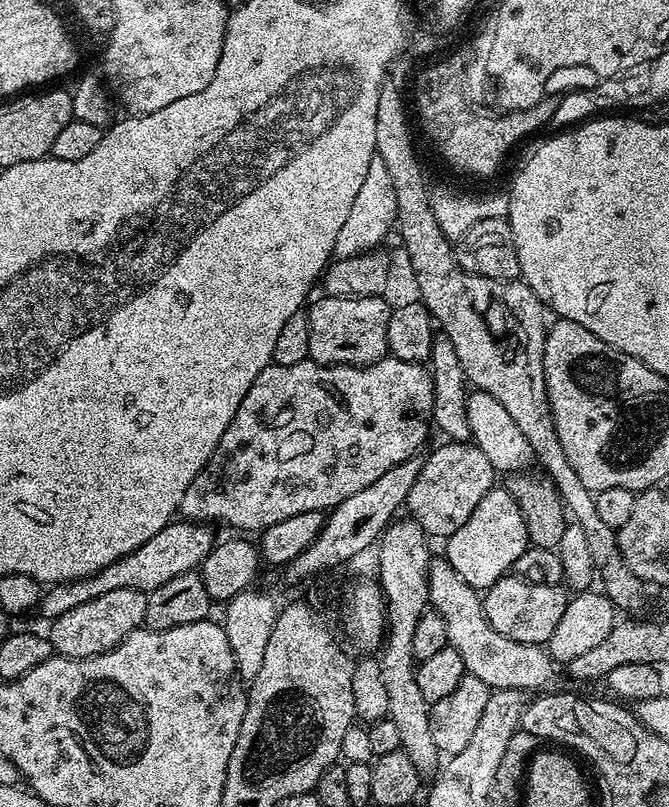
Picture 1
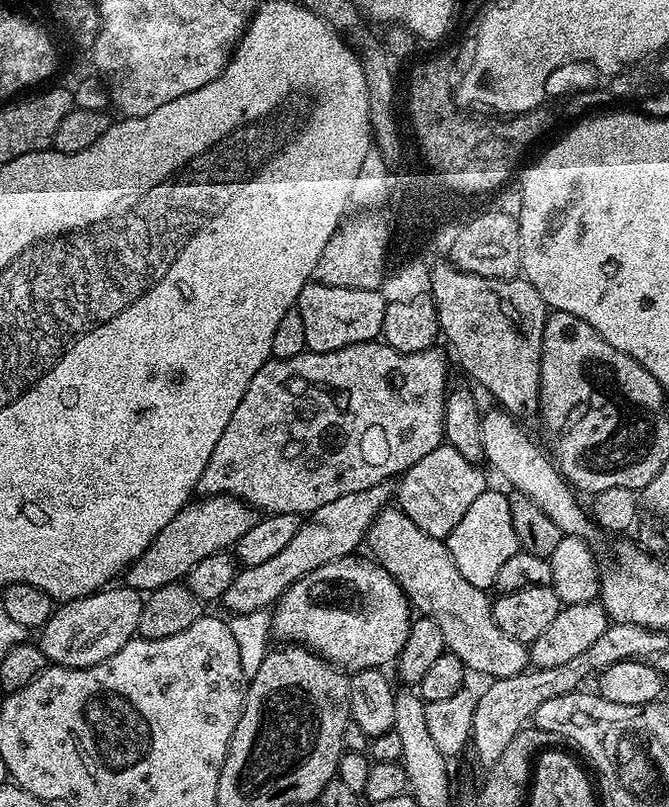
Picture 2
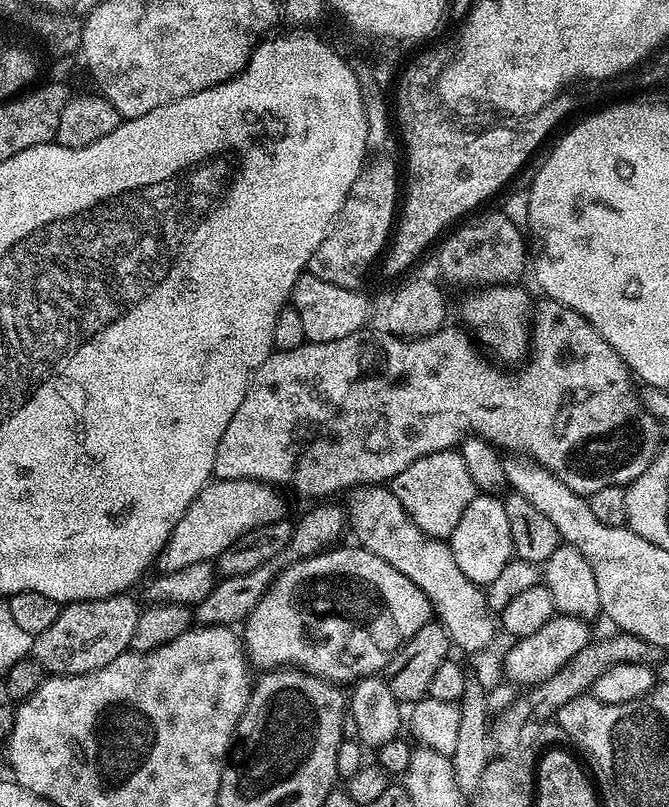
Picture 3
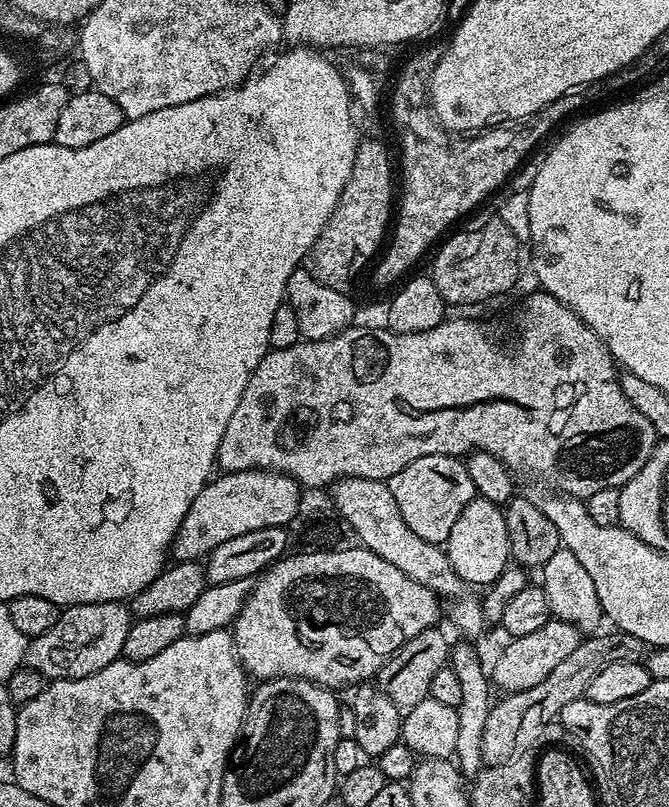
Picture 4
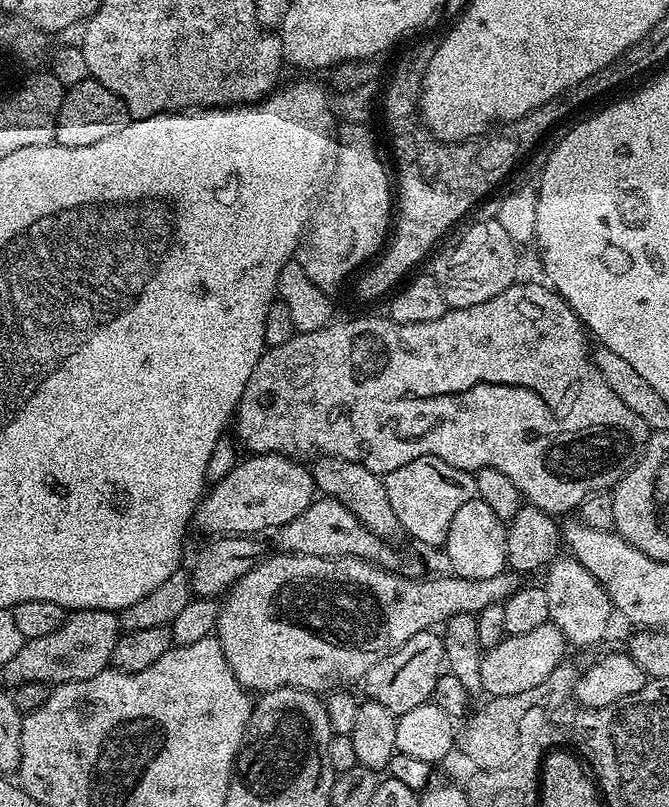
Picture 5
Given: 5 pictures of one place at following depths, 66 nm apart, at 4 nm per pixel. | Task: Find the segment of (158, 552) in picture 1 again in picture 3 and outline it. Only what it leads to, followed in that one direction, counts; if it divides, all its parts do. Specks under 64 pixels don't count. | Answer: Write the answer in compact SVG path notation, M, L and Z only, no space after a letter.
M213 479L186 506L186 514L178 518L178 526L174 526L166 546L156 556L155 571L161 574L182 570L194 562L215 561L233 544L240 543L247 532L285 519L284 500L279 494L275 487L257 480Z

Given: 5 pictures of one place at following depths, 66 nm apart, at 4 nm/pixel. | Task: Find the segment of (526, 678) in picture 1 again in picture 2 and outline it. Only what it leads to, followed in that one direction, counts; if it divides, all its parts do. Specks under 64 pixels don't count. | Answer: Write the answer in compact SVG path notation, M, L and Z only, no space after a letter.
M386 507L376 516L366 546L374 552L377 563L399 582L412 606L438 623L447 651L461 658L465 669L495 679L521 674L529 667L527 645L504 635L494 622L487 591L462 578L447 545L420 530L399 507Z

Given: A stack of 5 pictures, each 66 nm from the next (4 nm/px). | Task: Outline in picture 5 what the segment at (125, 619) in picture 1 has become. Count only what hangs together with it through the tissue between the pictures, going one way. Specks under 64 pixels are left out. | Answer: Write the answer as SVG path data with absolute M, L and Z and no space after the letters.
M72 610L64 617L64 624L54 630L54 634L46 634L46 638L34 638L25 640L22 650L10 658L10 662L2 670L5 685L15 686L26 682L46 682L50 686L65 684L66 682L78 682L86 678L94 678L94 674L105 671L111 665L114 646L122 635L120 618L117 613L110 610Z

